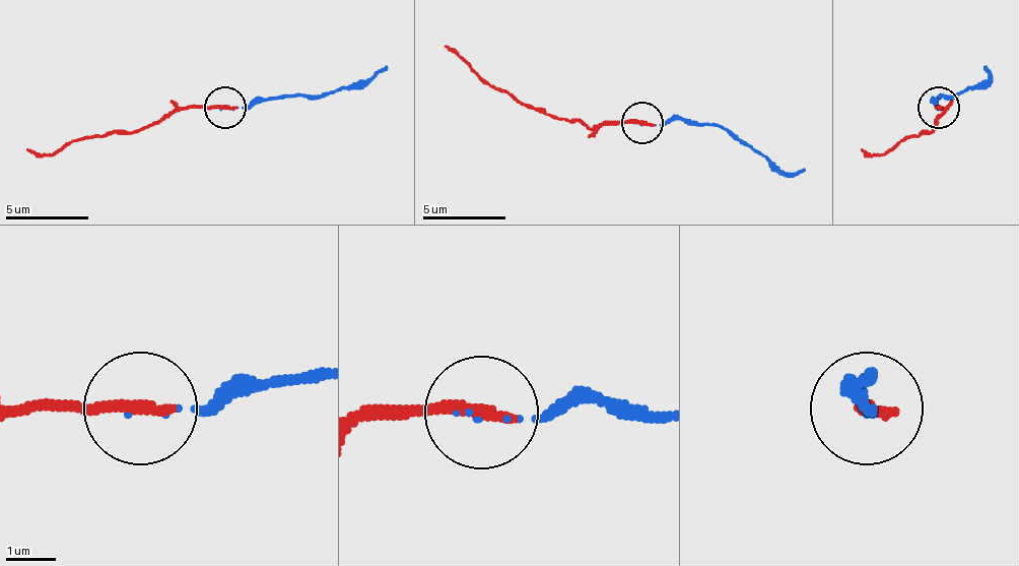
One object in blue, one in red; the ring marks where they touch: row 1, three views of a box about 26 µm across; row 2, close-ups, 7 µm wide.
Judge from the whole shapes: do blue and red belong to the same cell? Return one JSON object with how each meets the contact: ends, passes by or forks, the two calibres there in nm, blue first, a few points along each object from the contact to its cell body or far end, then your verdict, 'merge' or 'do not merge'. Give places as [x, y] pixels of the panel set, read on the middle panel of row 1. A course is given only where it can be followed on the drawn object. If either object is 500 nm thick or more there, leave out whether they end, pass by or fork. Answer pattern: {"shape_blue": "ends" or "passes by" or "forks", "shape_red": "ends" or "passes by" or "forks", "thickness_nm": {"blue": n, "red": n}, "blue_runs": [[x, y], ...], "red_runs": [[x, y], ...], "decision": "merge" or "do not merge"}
{"shape_blue": "ends", "shape_red": "ends", "thickness_nm": {"blue": 50, "red": 280}, "blue_runs": [[641, 126], [666, 126], [674, 118], [716, 122], [782, 172], [803, 168]], "red_runs": [[641, 122], [592, 126], [538, 114], [484, 84], [443, 47]], "decision": "merge"}

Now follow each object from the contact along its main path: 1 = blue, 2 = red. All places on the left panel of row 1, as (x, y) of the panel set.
1: (223, 108), (249, 108), (257, 100), (356, 87), (385, 67)
2: (223, 108), (174, 108), (120, 133), (66, 141), (50, 153), (25, 149)

